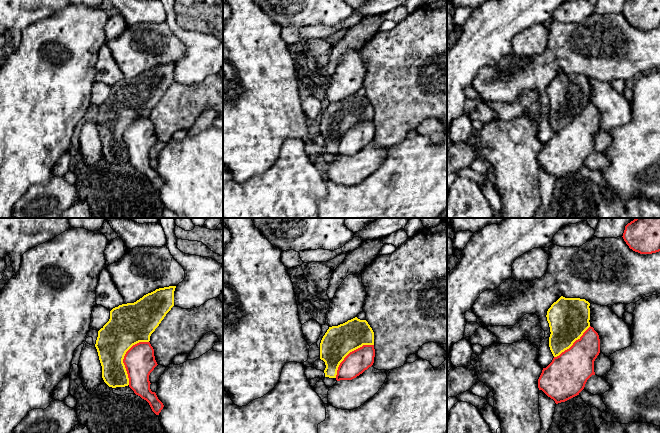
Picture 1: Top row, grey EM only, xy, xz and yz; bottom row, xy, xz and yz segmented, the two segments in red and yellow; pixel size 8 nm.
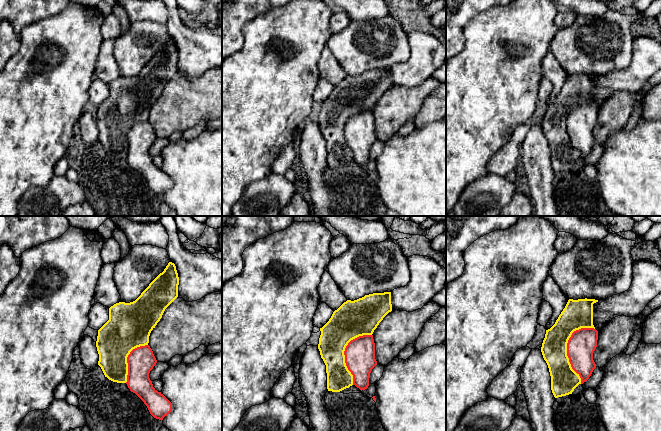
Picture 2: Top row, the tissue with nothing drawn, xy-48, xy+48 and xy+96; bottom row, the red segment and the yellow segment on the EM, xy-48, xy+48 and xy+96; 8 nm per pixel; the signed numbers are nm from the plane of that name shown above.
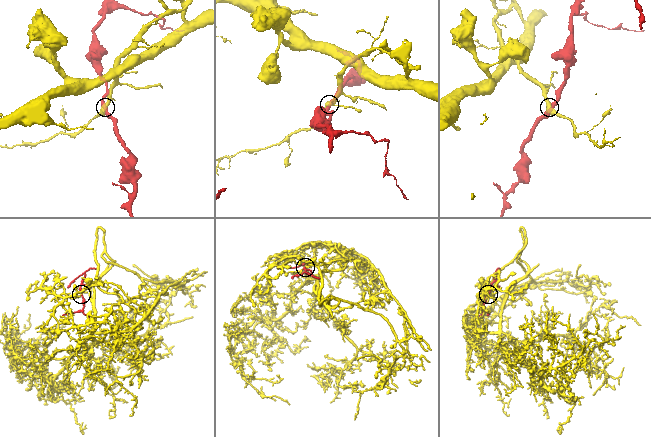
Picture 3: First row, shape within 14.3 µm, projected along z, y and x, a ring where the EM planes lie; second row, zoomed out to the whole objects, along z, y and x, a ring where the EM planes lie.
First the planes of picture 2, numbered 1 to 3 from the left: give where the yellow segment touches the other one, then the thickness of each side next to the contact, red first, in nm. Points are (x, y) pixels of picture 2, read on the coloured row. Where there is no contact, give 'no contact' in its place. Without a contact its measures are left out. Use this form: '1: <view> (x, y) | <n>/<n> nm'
1: xy-48 (127, 359) | 220/340 nm
2: xy+48 (344, 352) | 240/280 nm
3: xy+96 (567, 348) | 220/220 nm

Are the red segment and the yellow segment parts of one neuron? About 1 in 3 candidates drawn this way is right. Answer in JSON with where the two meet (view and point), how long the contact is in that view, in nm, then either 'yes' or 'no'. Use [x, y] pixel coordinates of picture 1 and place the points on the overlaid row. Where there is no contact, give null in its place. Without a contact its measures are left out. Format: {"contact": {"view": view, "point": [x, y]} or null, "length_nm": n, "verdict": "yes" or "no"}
{"contact": {"view": "xy", "point": [124, 357]}, "length_nm": 380, "verdict": "no"}

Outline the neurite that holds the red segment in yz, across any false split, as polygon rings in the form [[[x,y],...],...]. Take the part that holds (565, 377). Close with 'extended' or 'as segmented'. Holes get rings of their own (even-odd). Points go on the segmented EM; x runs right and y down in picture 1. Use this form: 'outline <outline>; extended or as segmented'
outline [[[590,326],[569,349],[543,368],[538,379],[539,390],[556,404],[579,395],[587,380],[595,375],[594,361],[599,353],[599,335]]]; as segmented

